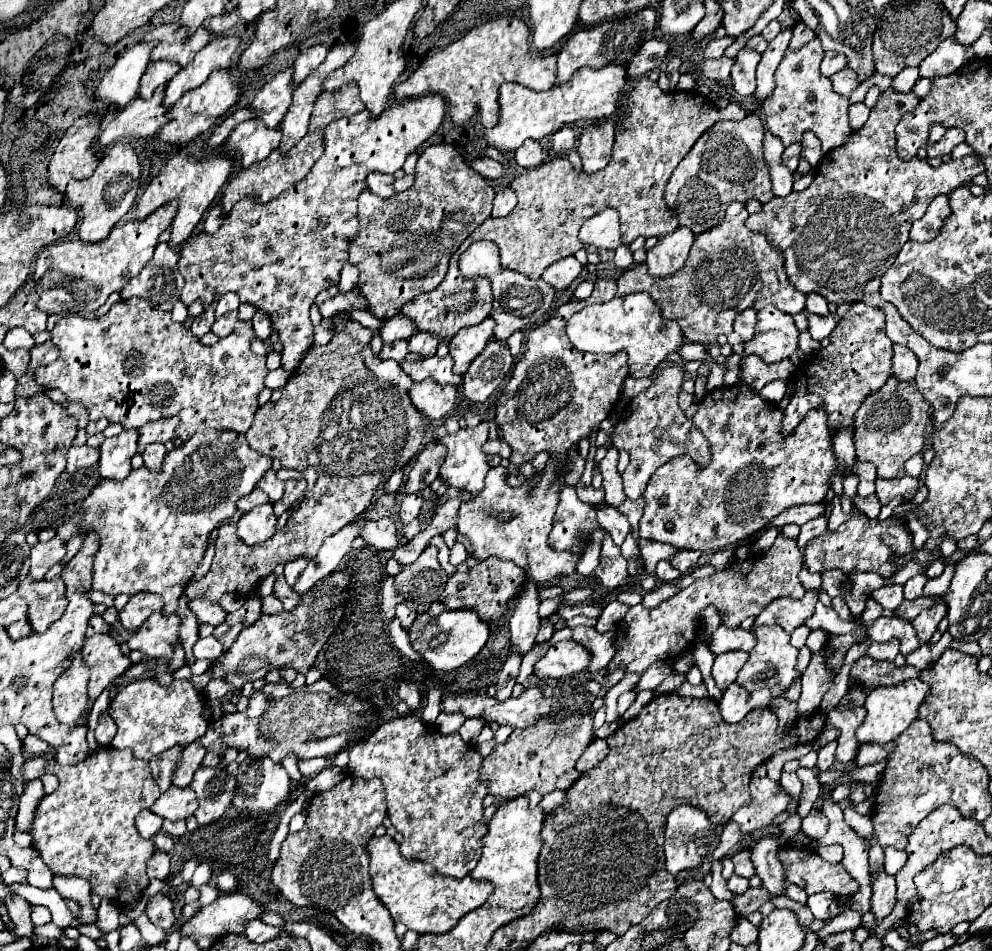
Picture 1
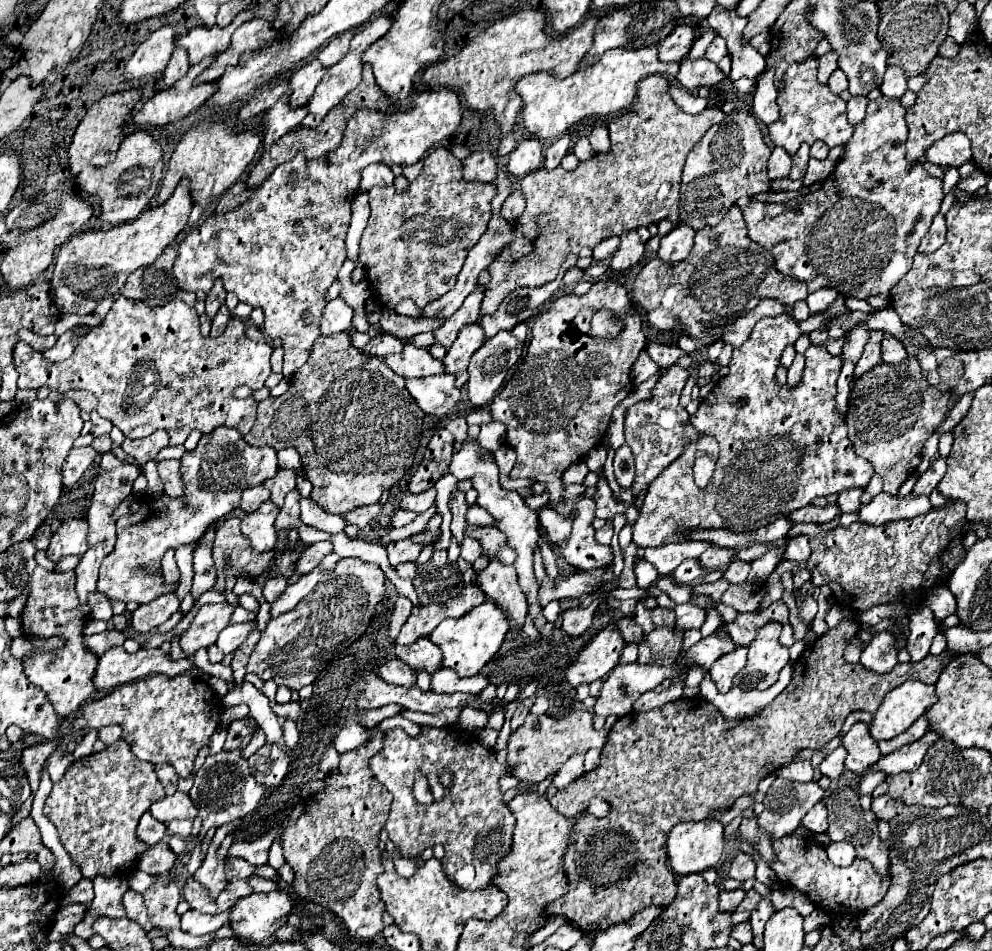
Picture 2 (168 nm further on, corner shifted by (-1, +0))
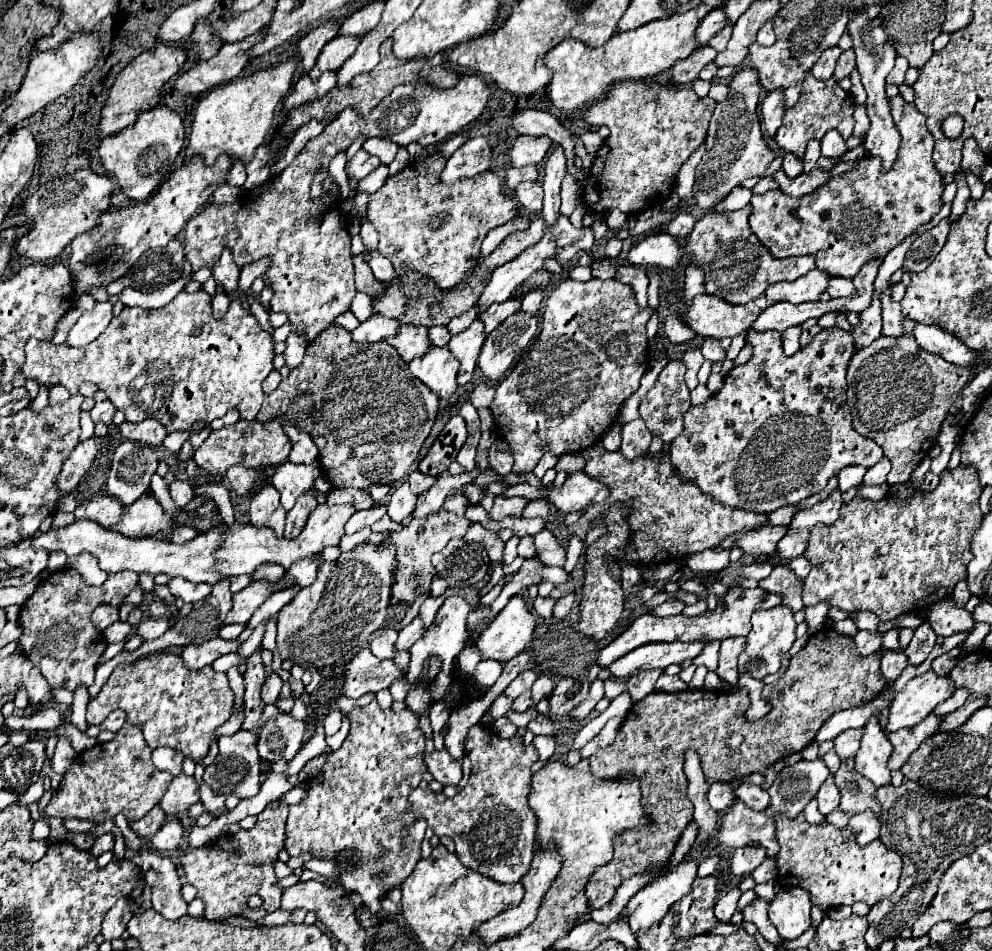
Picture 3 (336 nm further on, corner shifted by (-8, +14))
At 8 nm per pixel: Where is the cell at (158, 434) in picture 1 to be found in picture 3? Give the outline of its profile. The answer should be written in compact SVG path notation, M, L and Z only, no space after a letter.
M144 420L144 422L138 422L138 424L122 422L120 424L120 434L126 440L158 448L158 446L162 446L162 442L164 442L164 438L166 438L168 432L166 432L166 428L160 422L156 422L156 420Z

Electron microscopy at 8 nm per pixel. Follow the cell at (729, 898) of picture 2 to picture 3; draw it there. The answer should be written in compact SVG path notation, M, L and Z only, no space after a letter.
M730 888L716 904L716 918L720 918L720 922L730 922L732 914L736 912L736 904L740 898L740 888Z

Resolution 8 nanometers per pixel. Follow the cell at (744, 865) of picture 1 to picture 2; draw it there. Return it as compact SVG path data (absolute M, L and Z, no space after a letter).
M739 852L739 854L735 856L735 860L733 860L733 864L731 864L729 878L745 882L745 880L749 880L749 878L753 878L753 876L755 876L755 862L753 862L753 858L751 858L749 854Z

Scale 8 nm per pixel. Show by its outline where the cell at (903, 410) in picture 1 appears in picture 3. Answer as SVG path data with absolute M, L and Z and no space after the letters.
M904 334L904 338L880 336L872 346L852 356L848 368L848 406L854 430L872 438L884 450L884 456L890 458L890 484L906 482L936 444L940 426L968 380L970 368L928 354L916 344L912 334Z

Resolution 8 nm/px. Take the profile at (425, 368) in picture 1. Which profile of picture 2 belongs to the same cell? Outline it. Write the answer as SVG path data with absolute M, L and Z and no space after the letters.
M405 344L399 354L385 356L385 364L403 378L423 378L445 370L441 360L435 360L427 348L413 344Z

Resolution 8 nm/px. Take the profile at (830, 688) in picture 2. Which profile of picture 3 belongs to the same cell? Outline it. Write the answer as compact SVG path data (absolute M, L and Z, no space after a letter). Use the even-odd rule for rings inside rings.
M822 628L816 634L812 634L812 638L808 640L808 644L790 660L790 666L786 668L784 676L778 680L778 692L772 694L770 690L764 690L762 696L764 700L772 706L772 710L762 716L760 720L748 722L746 720L746 710L750 706L750 696L746 688L740 690L684 690L684 692L652 692L648 694L644 700L636 702L626 720L622 722L616 740L598 750L594 756L590 756L590 772L596 778L606 778L606 780L618 780L624 776L636 776L636 780L640 782L640 790L642 790L642 806L644 812L648 816L648 826L642 828L626 828L620 834L614 836L614 858L604 864L598 866L596 872L592 874L592 878L588 878L586 884L586 896L590 902L590 908L602 908L608 906L616 894L616 888L632 878L632 876L640 876L640 874L652 874L652 876L662 876L670 870L670 856L684 832L684 828L690 824L692 820L692 802L688 798L688 778L684 774L684 758L686 758L686 750L694 750L700 754L700 762L702 762L702 770L706 772L706 780L708 784L714 782L736 782L742 780L748 774L760 772L764 774L770 764L776 764L778 760L804 750L810 742L814 742L816 732L820 730L820 726L834 714L840 710L848 710L848 708L856 708L866 704L868 700L872 700L882 688L886 686L886 680L880 672L880 658L874 654L870 656L860 656L856 652L854 640L850 636L842 636L838 634L834 628ZM732 734L742 734L744 742L738 748L730 748L726 744L726 740Z

